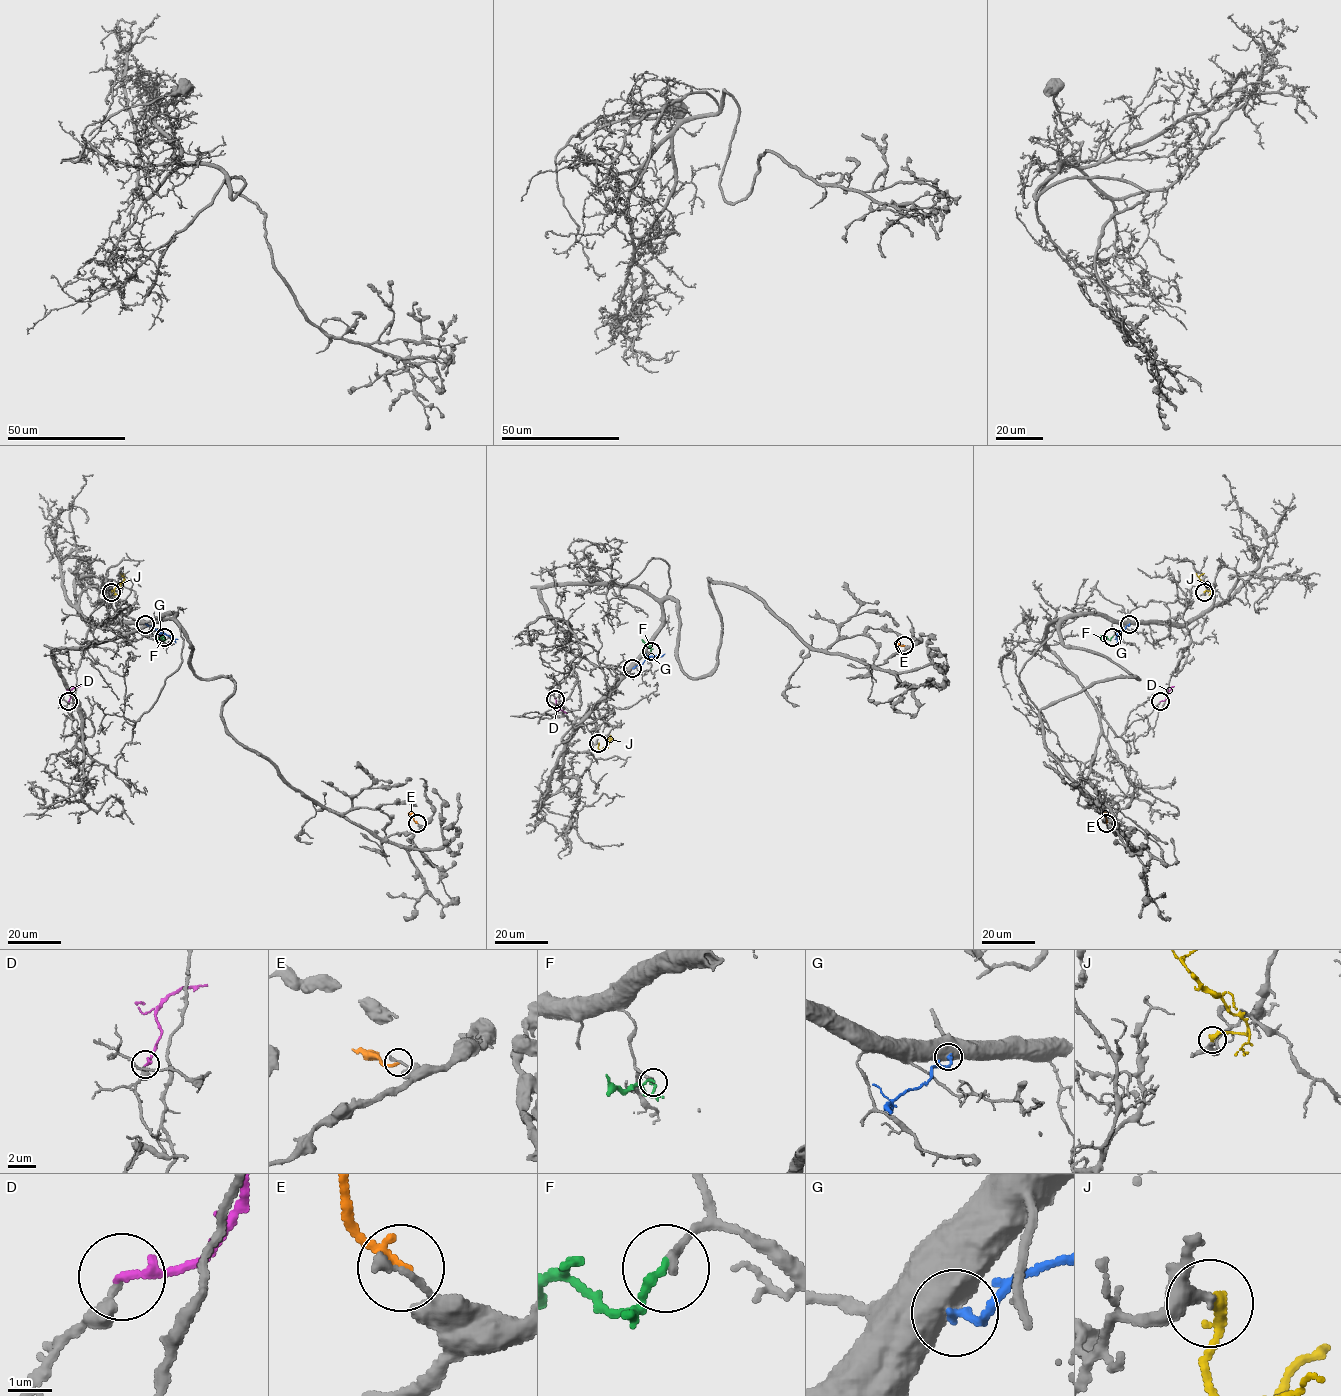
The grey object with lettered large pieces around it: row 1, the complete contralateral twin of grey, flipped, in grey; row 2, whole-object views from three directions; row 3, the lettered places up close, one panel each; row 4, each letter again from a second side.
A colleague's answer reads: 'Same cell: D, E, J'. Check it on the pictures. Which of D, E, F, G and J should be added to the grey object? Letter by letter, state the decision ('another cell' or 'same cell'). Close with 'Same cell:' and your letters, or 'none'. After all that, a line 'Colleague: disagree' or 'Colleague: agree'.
D: same cell
E: another cell
F: same cell
G: another cell
J: same cell
Same cell: D, F, J
Colleague: disagree

